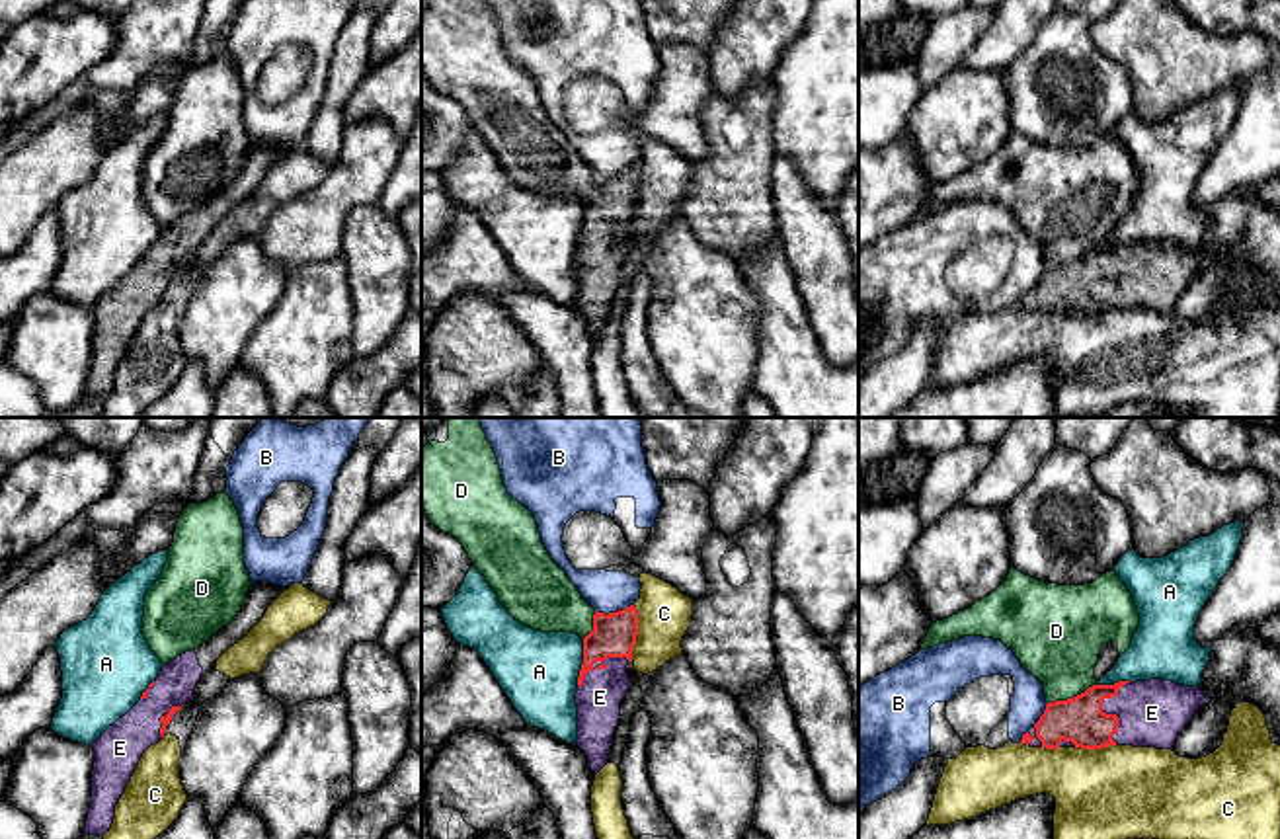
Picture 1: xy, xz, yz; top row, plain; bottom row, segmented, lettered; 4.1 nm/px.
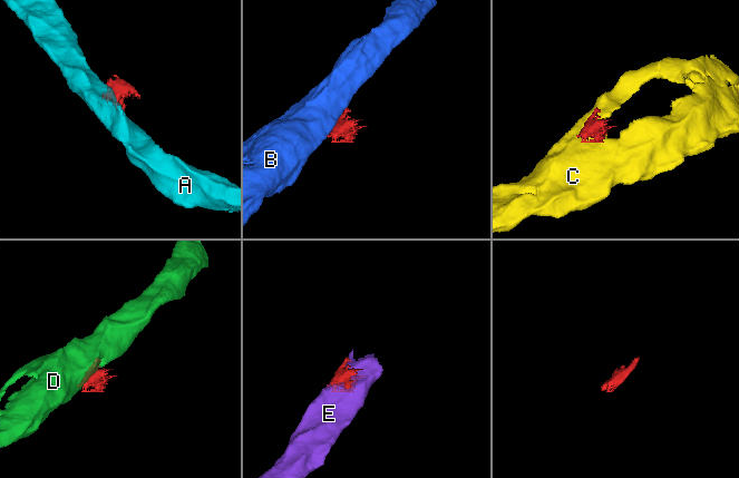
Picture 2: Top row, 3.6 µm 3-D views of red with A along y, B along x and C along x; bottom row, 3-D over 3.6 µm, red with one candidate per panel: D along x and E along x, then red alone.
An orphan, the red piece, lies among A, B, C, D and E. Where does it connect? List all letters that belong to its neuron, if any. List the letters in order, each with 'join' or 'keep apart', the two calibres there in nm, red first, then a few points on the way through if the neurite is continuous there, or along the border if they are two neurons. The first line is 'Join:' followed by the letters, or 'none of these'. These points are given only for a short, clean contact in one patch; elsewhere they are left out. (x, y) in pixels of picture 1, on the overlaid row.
Join: E
A: keep apart; 180 nm thick on the red side, 320 nm on the other; border along xz (584, 640), (584, 662), (576, 685)
B: keep apart; 180 nm thick on the red side, 180 nm on the other
C: keep apart; 180 nm thick on the red side, 220 nm on the other
D: keep apart; 190 nm thick on the red side, 360 nm on the other
E: join; 190 nm thick on the red side, 280 nm on the other

